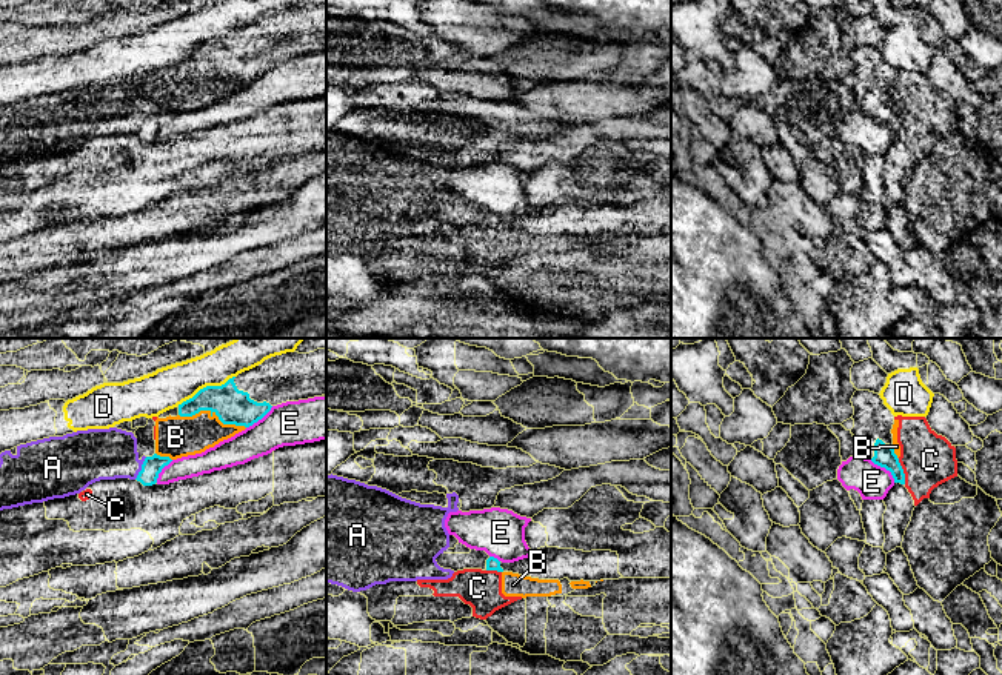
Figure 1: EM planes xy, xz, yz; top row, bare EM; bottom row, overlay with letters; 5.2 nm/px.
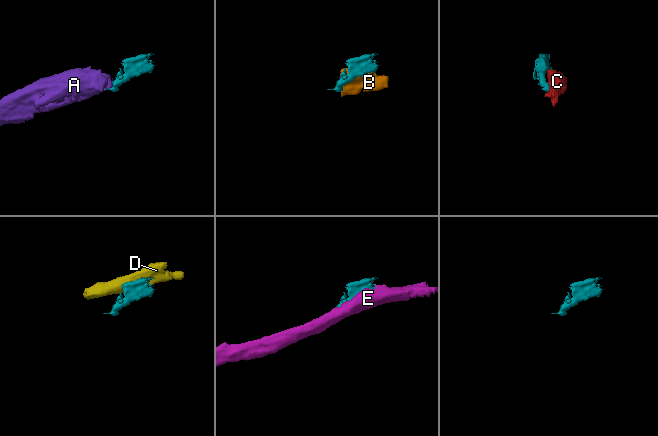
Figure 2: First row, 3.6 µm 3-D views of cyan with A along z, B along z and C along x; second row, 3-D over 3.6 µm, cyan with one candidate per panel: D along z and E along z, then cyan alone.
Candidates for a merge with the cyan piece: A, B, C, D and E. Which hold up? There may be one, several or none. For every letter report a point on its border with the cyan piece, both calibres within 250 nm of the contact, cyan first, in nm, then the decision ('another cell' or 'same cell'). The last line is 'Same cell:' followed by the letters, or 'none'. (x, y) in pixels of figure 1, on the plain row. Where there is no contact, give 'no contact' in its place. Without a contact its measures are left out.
A: xy (142, 123) | 100/280 nm | same cell
B: xy (213, 66) | 190/220 nm | another cell
C: yz (902, 126) | 110/280 nm | another cell
D: xy (207, 42) | 190/220 nm | another cell
E: yz (885, 123) | 110/180 nm | another cell
Same cell: A

